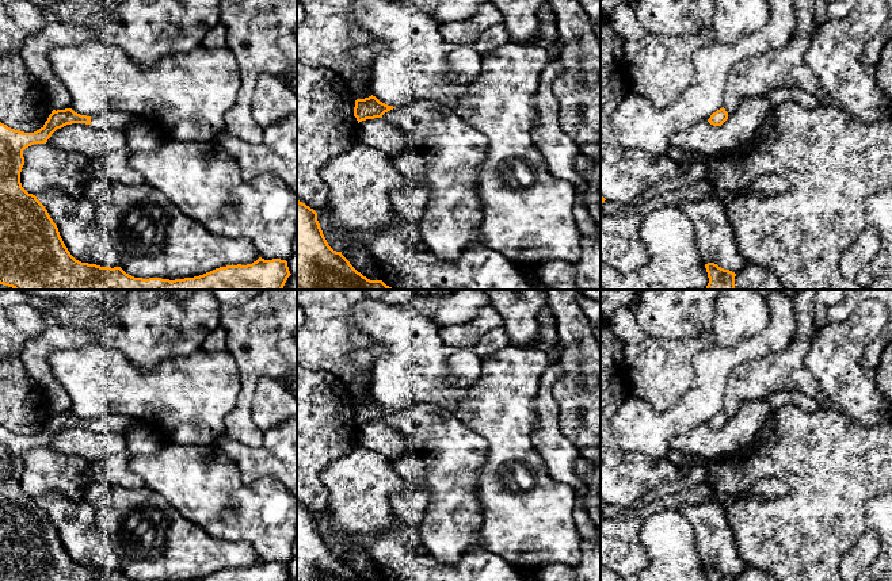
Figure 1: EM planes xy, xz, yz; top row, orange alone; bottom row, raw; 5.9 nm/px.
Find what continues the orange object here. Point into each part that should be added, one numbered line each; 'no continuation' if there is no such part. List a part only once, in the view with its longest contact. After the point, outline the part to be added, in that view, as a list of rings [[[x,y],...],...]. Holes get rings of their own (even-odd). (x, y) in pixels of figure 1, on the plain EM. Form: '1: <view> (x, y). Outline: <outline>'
1: xy (110, 423). Outline: [[[106,414],[91,420],[91,429],[95,432],[127,432],[131,418],[121,414]]]

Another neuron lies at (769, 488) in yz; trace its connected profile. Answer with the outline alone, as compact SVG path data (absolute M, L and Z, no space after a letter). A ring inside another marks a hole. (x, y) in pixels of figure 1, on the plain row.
M766 477L758 481L754 486L747 490L747 494L751 497L761 497L766 500L774 500L784 497L789 493L789 486L774 477Z

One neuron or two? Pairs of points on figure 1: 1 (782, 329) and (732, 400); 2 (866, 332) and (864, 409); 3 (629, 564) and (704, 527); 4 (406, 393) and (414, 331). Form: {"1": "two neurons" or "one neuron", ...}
{"1": "two neurons", "2": "one neuron", "3": "two neurons", "4": "one neuron"}

